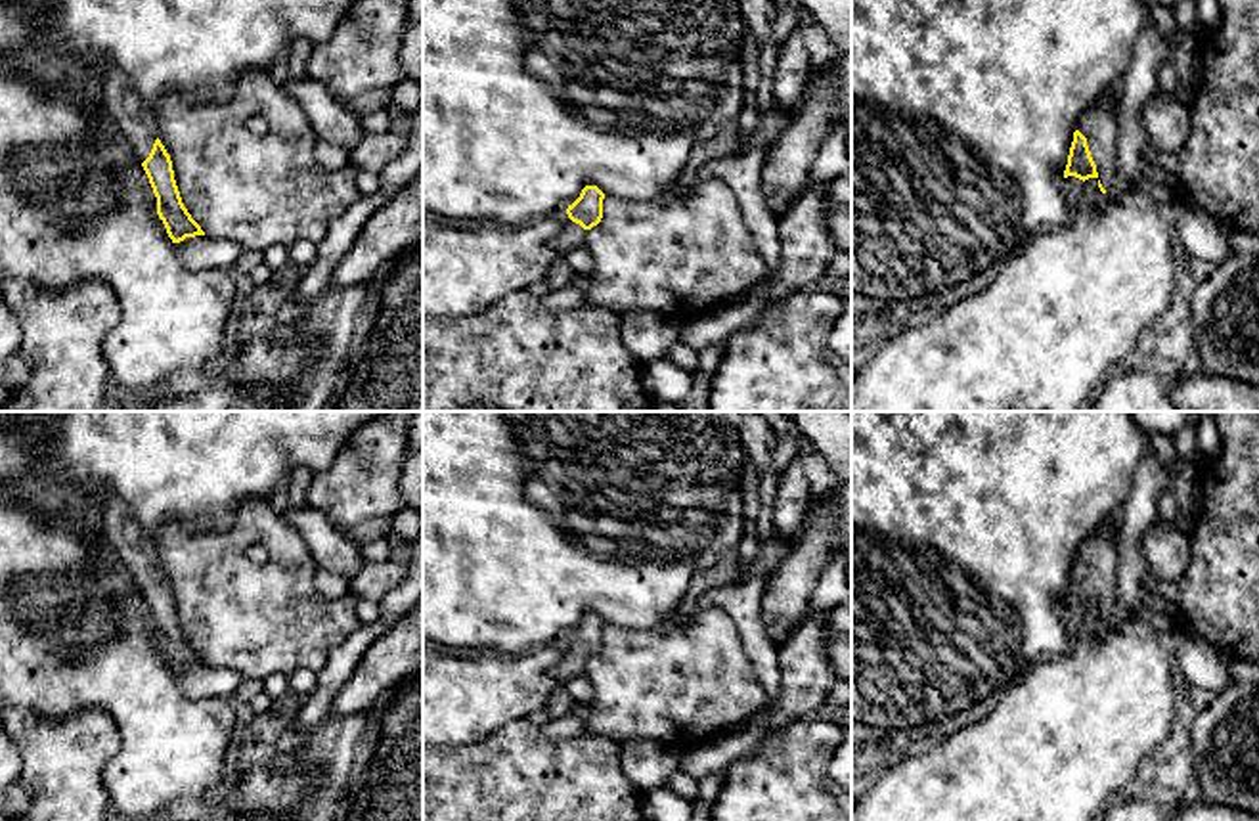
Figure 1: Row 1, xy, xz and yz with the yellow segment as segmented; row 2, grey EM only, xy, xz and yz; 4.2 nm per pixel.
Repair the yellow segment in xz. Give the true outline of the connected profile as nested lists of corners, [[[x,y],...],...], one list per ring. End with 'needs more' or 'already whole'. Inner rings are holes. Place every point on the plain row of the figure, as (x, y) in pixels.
[[[585,614],[580,626],[559,645],[551,662],[551,674],[561,685],[584,676],[585,660],[603,647],[603,628],[605,622],[597,614]]]; needs more

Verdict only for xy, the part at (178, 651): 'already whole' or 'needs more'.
needs more

